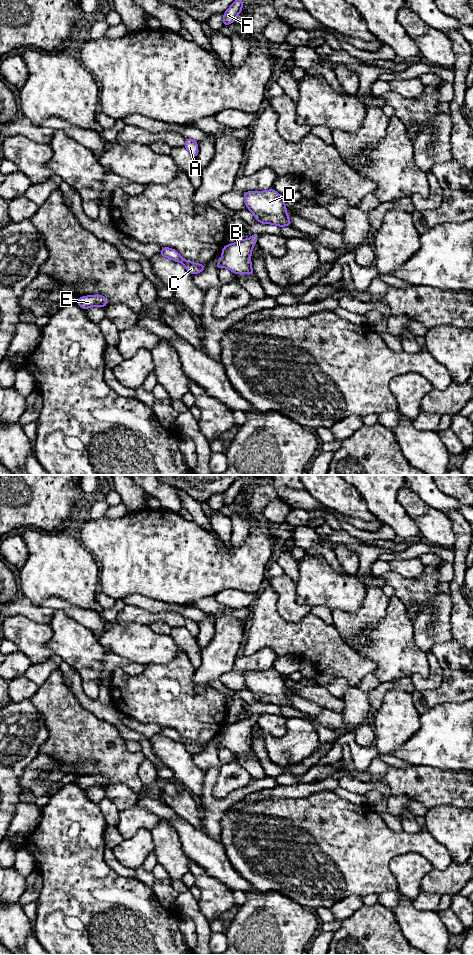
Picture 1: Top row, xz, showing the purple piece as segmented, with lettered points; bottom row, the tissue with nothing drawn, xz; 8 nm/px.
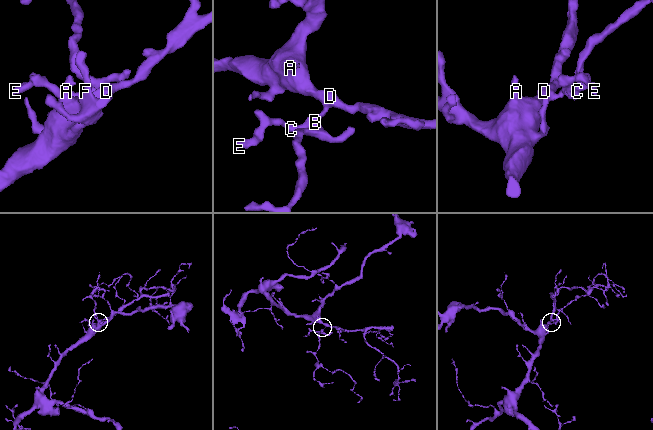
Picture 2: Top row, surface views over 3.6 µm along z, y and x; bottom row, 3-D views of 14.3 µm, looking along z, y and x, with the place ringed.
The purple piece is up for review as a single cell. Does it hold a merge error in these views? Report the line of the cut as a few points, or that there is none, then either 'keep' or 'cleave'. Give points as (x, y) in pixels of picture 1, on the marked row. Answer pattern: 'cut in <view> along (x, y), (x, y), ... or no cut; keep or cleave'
no cut; keep

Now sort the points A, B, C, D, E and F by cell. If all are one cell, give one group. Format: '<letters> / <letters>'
A B C D E F

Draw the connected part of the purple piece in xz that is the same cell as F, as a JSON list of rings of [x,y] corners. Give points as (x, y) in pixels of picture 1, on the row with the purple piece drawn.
[[[235,0],[223,14],[223,26],[233,23],[236,17],[242,12],[243,1]]]

